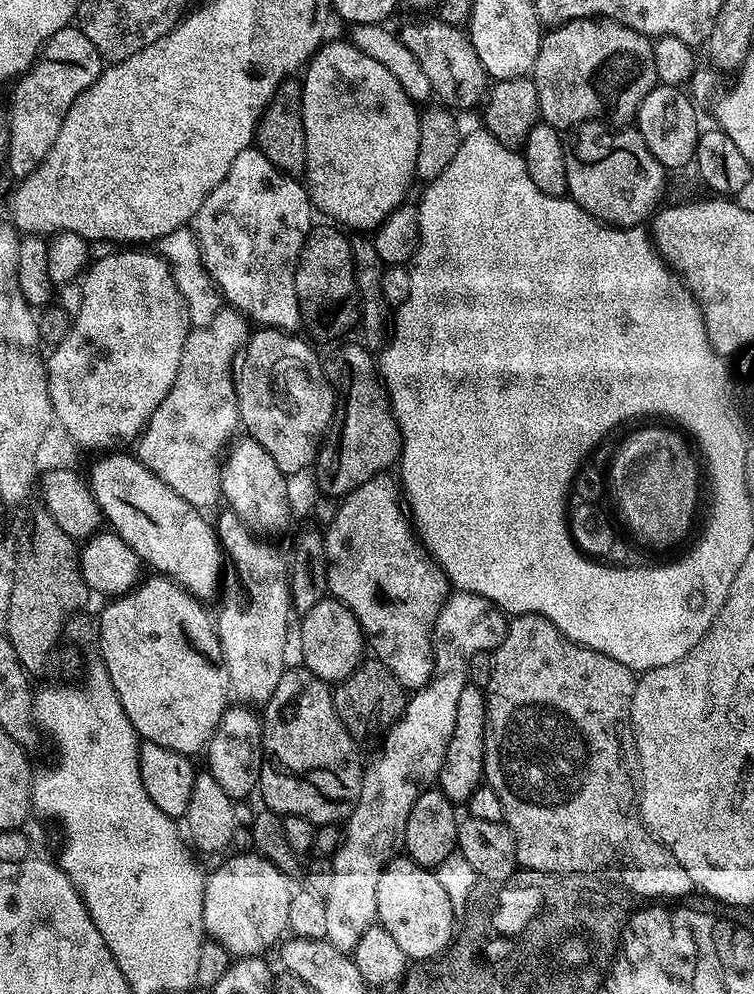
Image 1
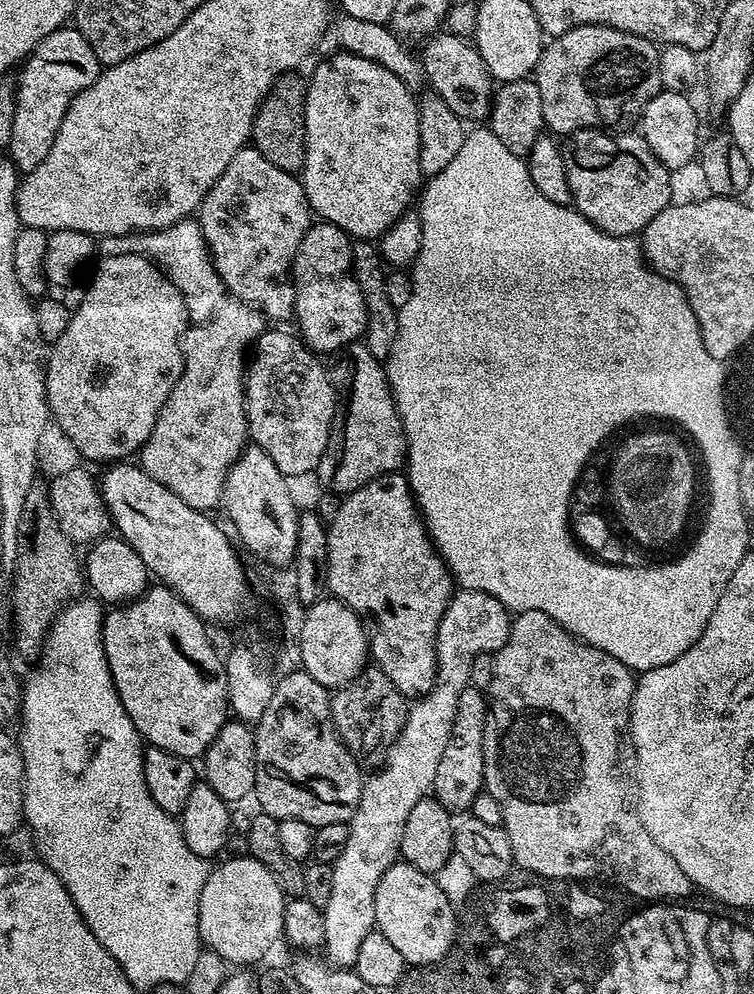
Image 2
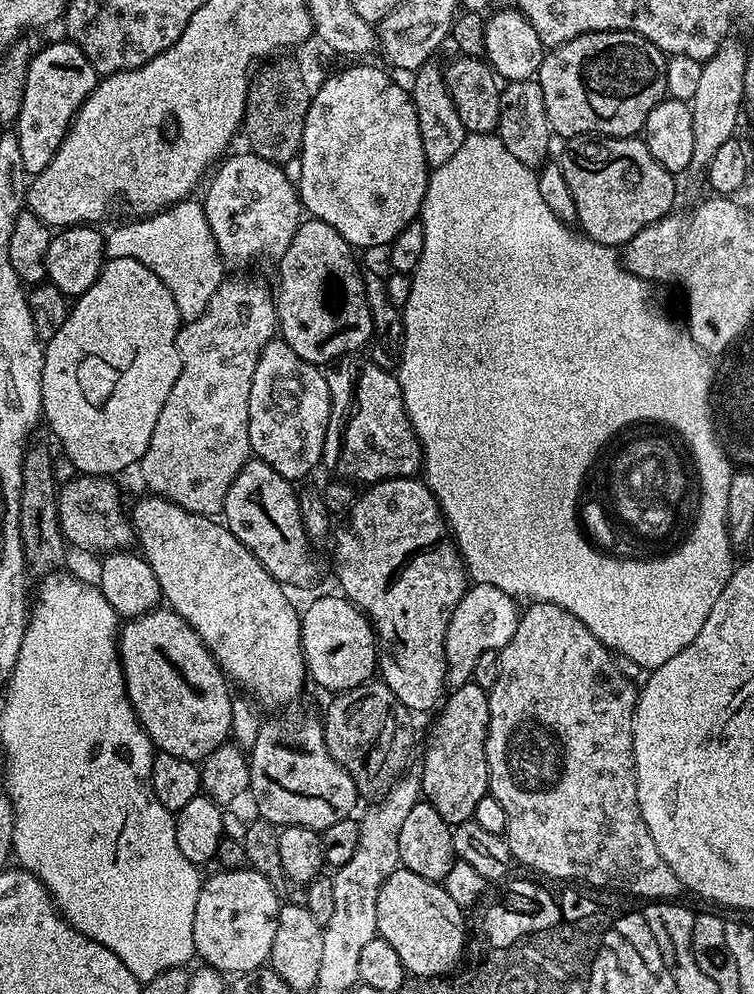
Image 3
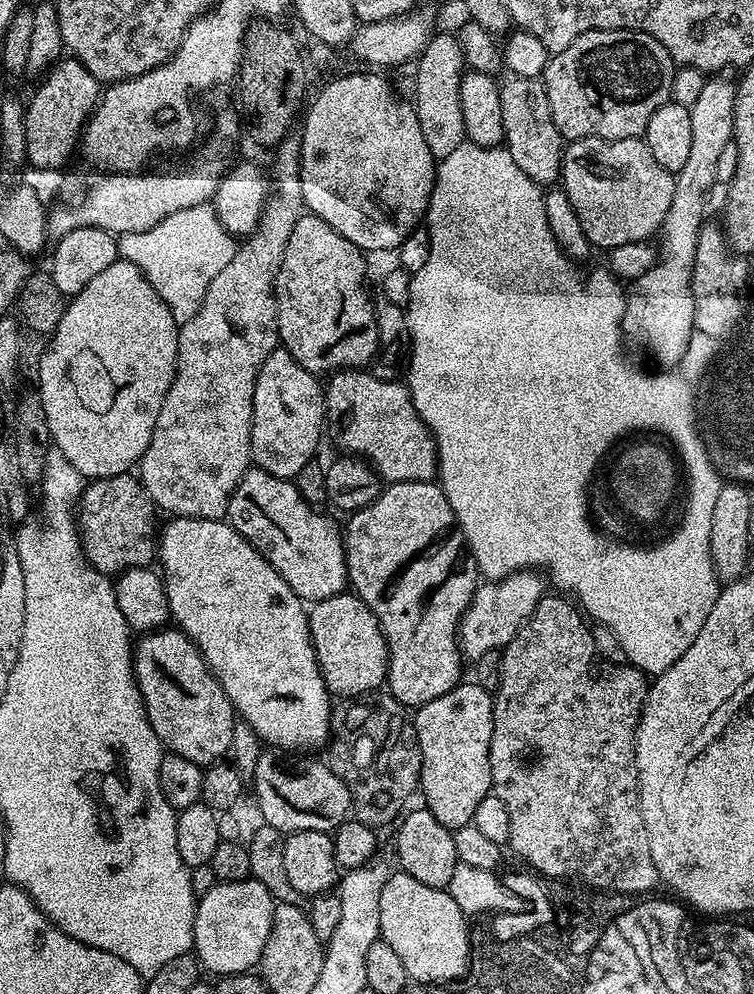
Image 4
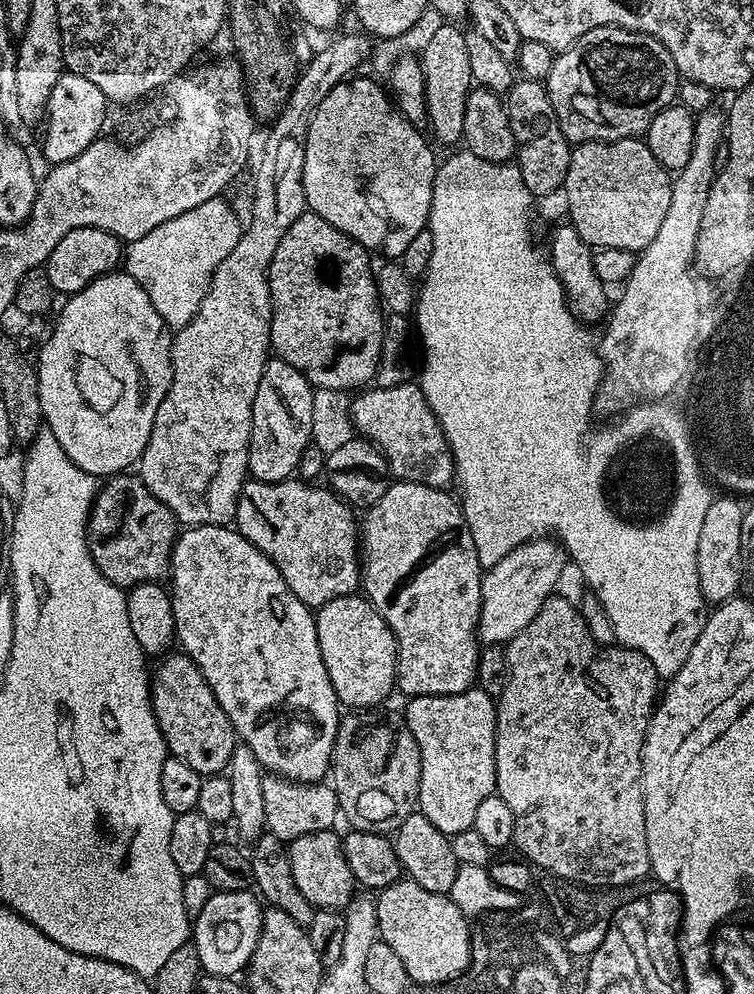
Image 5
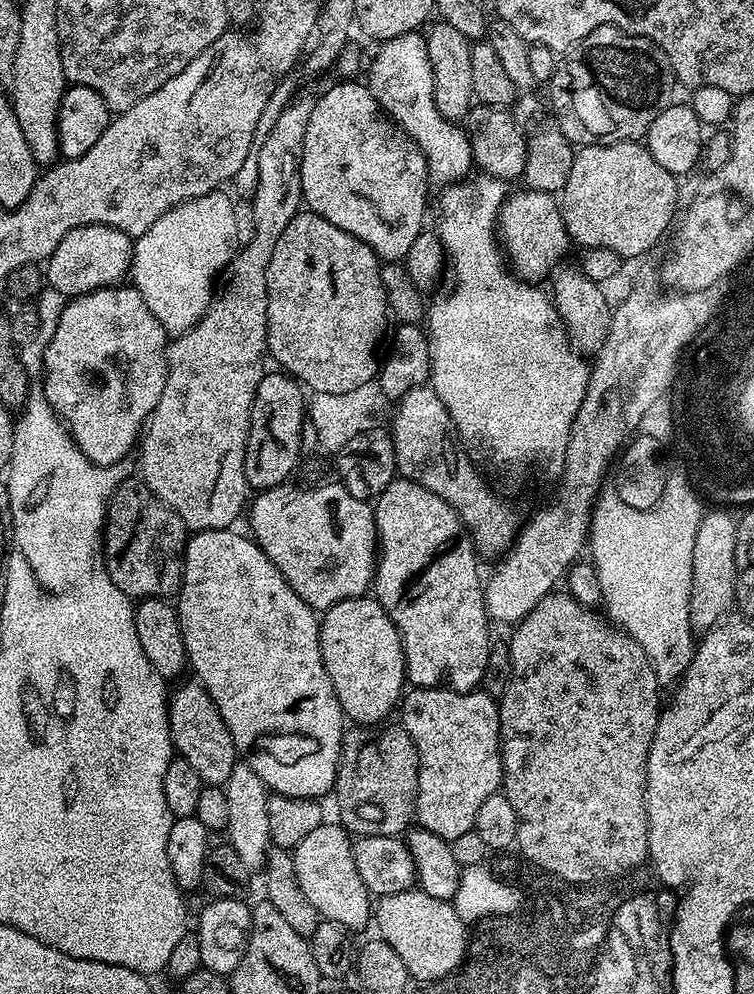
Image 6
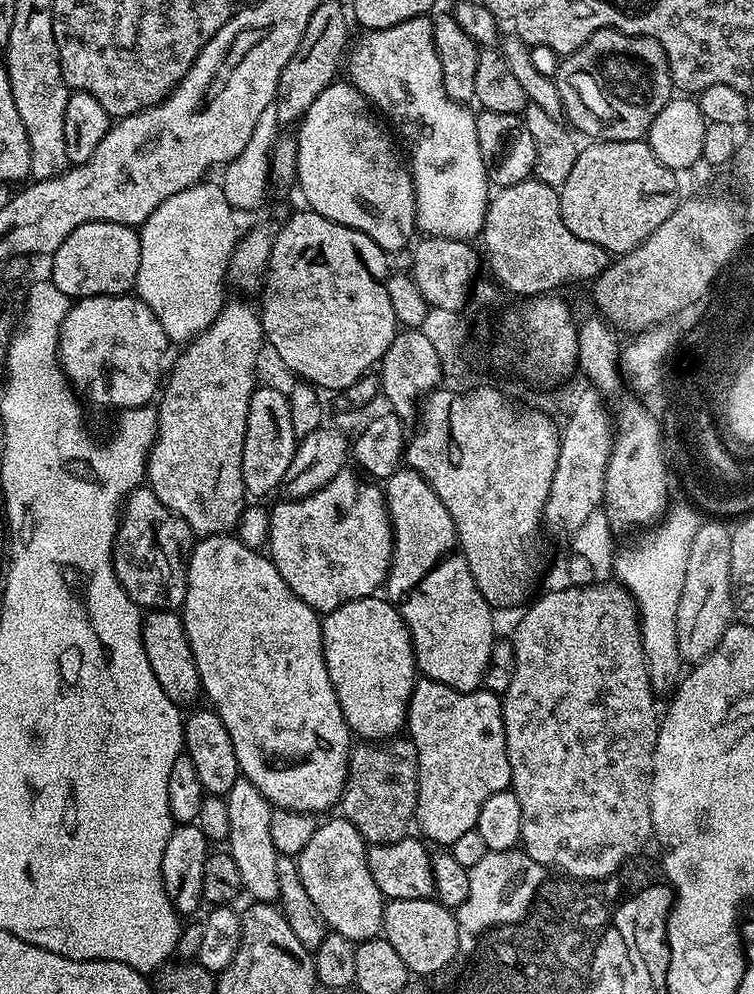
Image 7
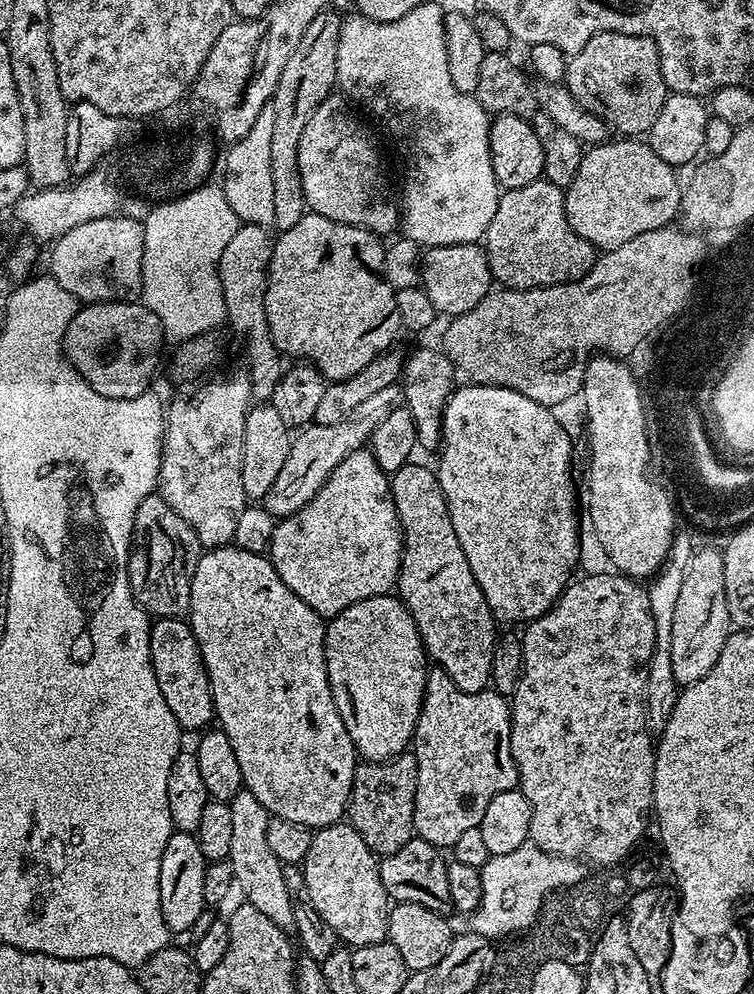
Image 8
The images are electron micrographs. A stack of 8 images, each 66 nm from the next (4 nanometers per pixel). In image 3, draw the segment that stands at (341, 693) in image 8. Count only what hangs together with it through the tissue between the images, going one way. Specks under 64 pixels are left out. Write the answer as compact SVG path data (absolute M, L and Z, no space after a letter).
M343 595L320 596L300 617L302 650L308 676L328 694L362 686L378 672L378 649L372 621Z

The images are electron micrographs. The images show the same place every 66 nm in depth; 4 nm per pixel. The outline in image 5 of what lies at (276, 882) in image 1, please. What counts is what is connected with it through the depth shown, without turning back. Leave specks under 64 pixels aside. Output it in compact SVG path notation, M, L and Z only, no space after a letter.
M252 890L213 891L211 895L212 897L201 906L200 913L197 916L195 913L190 940L197 948L198 958L201 959L201 966L207 975L235 977L243 973L252 961L254 946L258 946L260 932L264 929L262 900Z

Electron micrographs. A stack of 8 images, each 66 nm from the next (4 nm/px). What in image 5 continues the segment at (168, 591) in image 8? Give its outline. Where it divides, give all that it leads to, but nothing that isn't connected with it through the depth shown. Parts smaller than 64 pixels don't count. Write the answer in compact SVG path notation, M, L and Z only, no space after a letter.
M121 474L103 481L88 514L88 549L111 584L127 590L136 584L163 581L172 566L172 546L177 535L176 515L154 498L139 475Z

